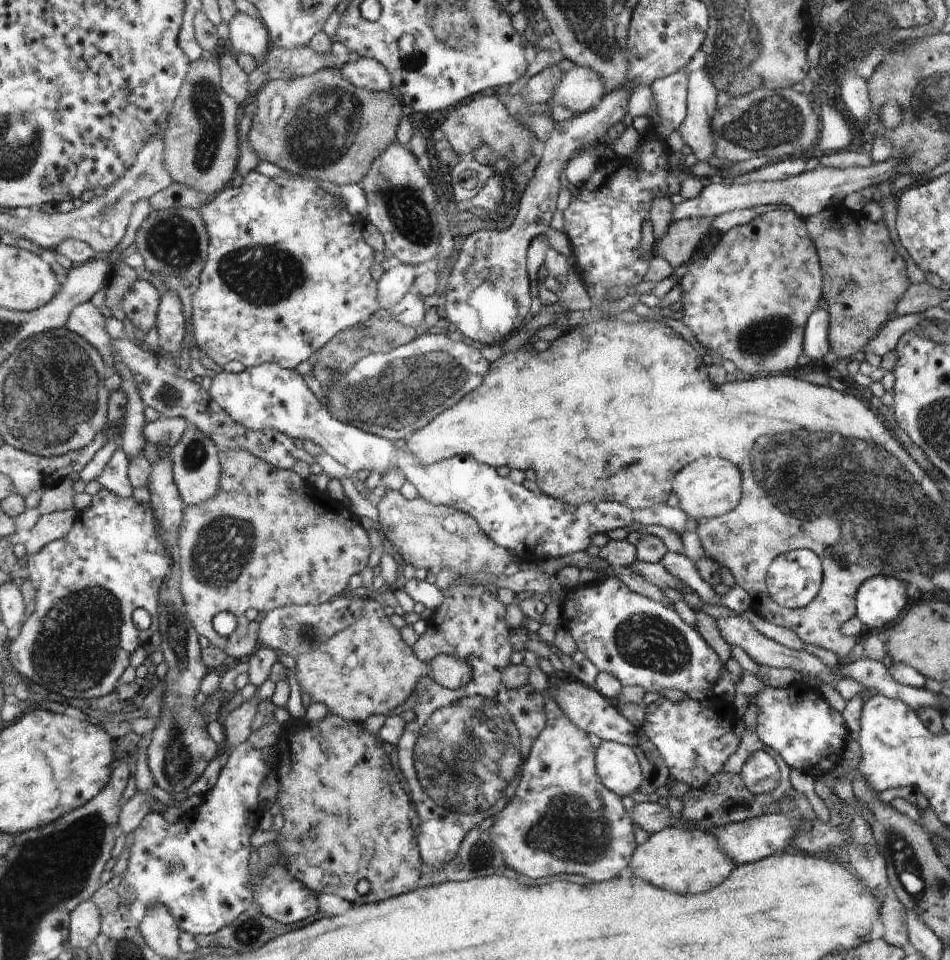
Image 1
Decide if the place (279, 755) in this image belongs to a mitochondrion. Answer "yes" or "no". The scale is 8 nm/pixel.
no

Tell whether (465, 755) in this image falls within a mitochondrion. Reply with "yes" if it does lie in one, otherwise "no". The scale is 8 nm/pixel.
yes

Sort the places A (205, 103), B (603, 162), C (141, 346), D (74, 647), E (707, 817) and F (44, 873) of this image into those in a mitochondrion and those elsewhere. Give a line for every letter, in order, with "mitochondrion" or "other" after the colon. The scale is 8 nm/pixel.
A: mitochondrion
B: other
C: other
D: mitochondrion
E: other
F: mitochondrion

